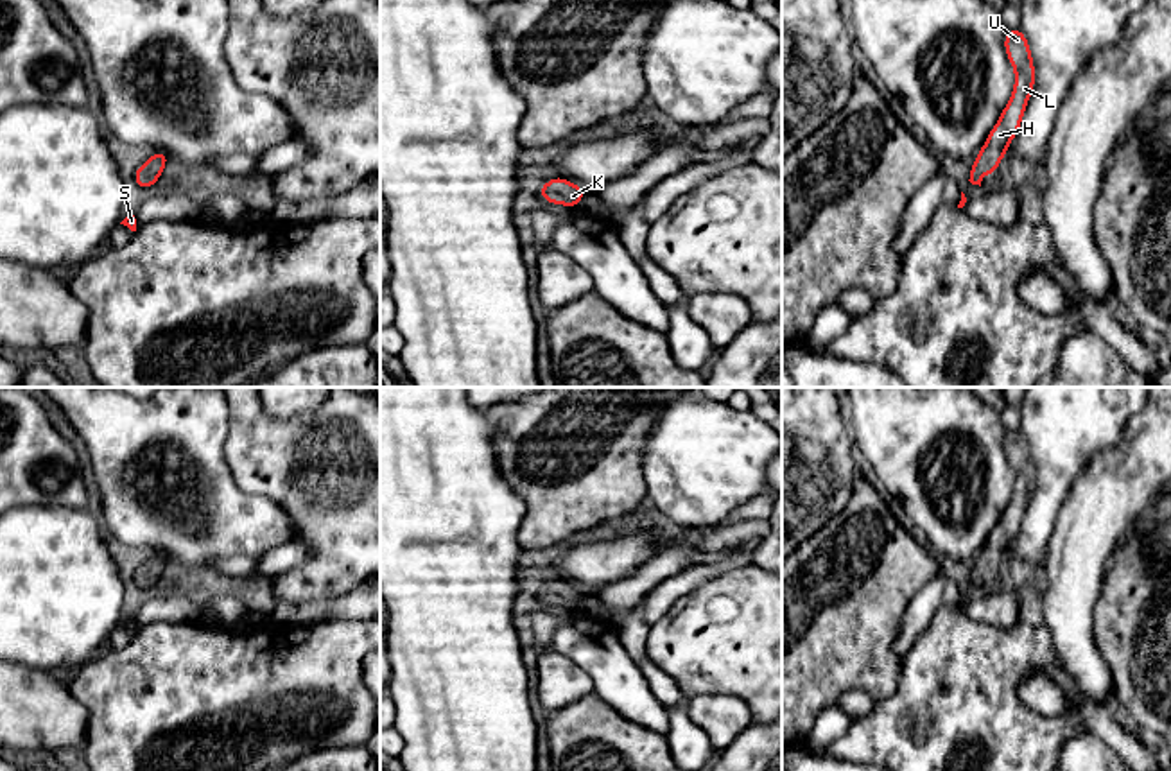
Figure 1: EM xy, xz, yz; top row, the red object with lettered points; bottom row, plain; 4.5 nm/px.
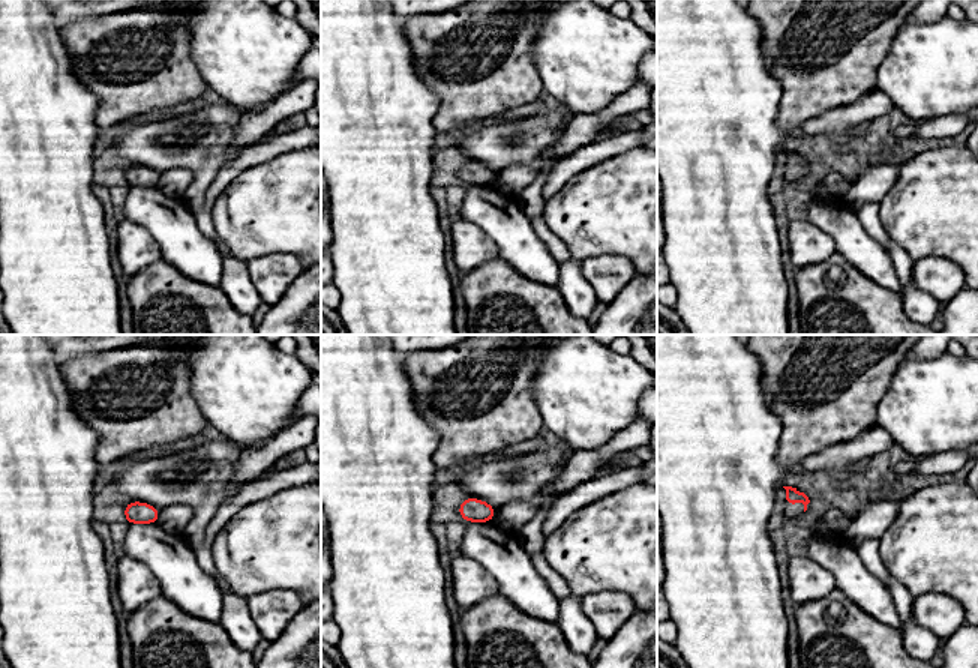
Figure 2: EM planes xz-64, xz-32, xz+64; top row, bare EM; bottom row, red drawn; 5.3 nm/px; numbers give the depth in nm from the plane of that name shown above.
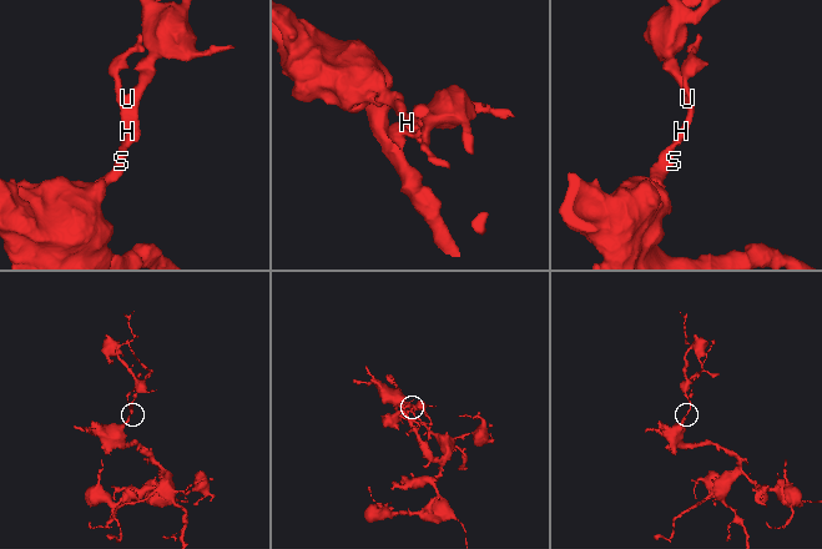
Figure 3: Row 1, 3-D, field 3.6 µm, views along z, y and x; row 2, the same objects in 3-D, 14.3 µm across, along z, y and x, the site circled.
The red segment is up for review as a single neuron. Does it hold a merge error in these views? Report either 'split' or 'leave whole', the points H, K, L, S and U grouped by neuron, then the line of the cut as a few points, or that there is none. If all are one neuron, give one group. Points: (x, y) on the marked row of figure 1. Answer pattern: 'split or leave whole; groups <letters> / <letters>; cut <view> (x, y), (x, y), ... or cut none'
leave whole; groups H K L S U; cut none

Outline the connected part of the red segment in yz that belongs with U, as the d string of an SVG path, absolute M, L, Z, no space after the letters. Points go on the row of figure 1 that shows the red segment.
M1006 29L1004 50L1011 66L1015 68L1015 86L997 124L976 156L976 161L970 163L972 170L968 181L979 186L986 172L997 174L999 163L1008 152L1010 142L1019 133L1029 95L1035 88L1035 63L1029 52L1028 38L1020 29Z

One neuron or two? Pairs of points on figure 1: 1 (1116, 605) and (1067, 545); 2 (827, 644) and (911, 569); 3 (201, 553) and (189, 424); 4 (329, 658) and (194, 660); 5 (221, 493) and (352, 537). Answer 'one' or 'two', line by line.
1: two
2: one
3: one
4: one
5: two

